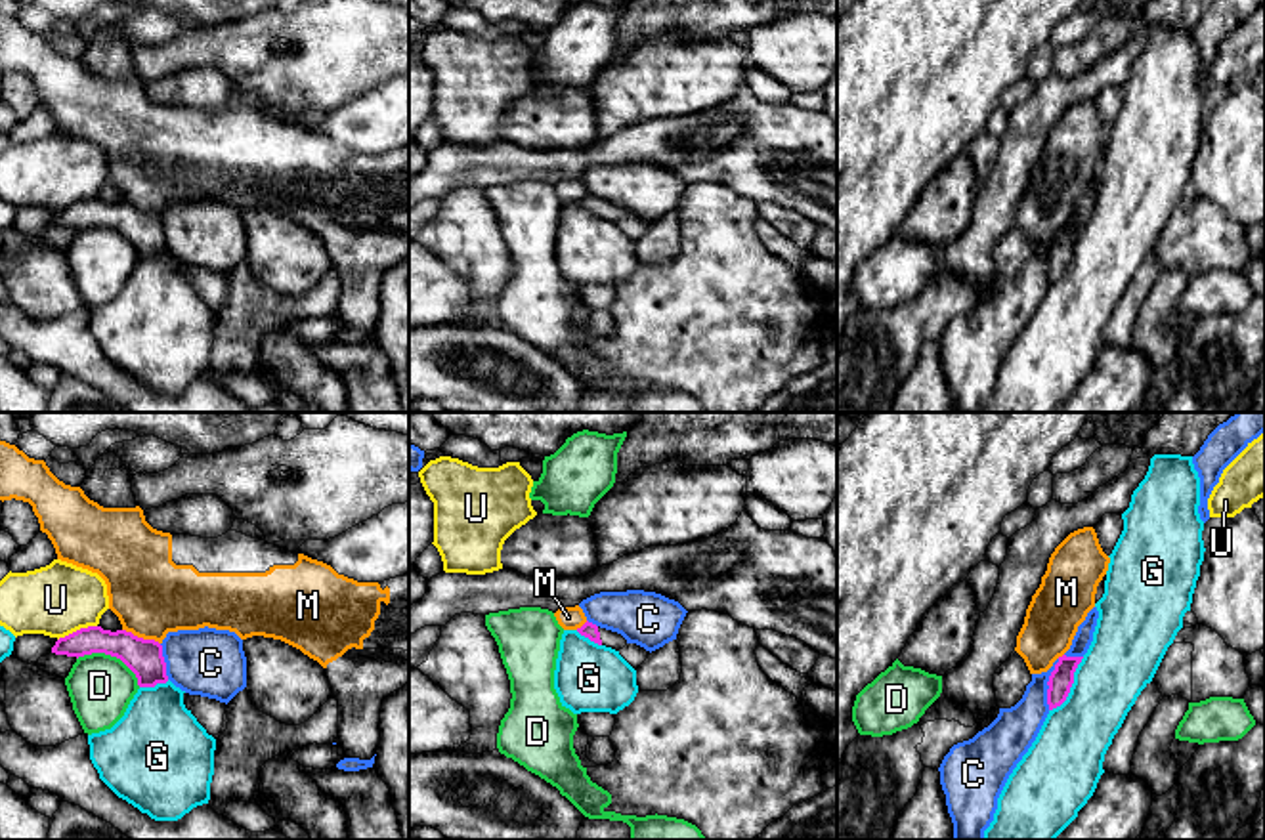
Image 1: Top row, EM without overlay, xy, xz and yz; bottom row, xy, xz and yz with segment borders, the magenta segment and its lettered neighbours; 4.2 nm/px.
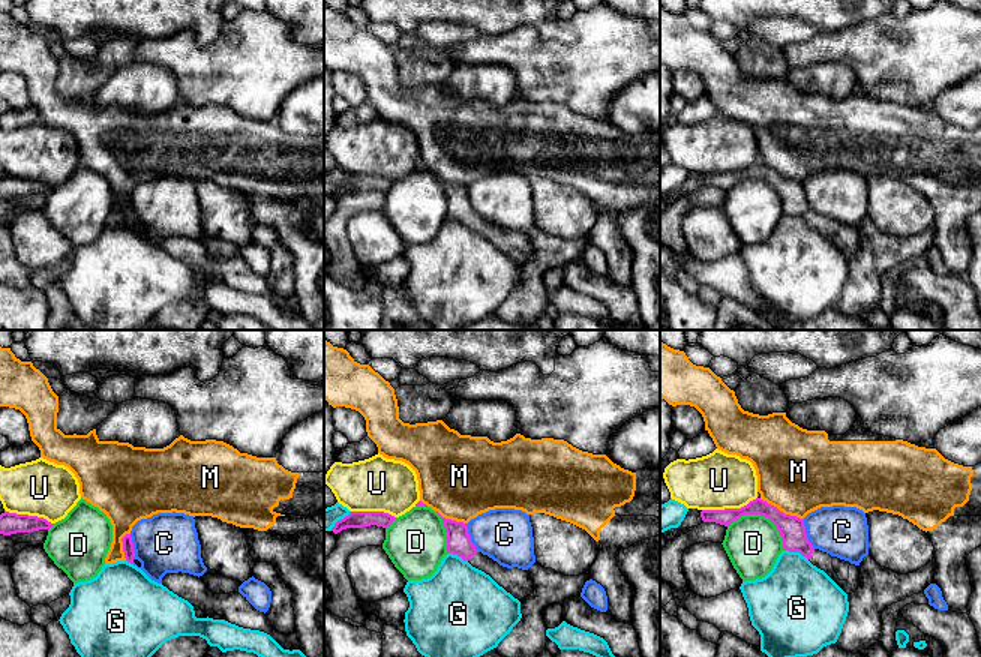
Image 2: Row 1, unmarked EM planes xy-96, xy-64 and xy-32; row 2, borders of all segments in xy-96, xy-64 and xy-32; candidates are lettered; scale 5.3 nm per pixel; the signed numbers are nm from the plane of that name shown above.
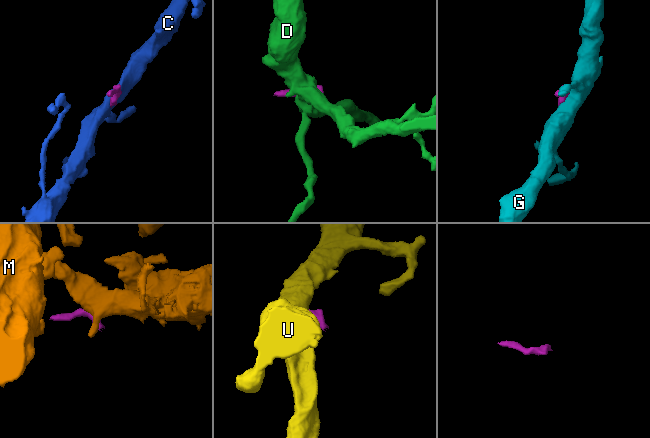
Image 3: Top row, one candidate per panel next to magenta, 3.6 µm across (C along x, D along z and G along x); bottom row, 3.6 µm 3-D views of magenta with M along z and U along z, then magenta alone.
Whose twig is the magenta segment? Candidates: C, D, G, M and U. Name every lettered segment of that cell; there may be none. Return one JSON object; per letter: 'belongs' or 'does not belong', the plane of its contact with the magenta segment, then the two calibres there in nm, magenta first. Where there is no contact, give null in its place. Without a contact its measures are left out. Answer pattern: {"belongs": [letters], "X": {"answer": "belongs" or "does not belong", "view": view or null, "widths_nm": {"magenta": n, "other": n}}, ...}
{"belongs": [], "C": {"answer": "does not belong", "view": "yz", "widths_nm": {"magenta": 100, "other": 190}}, "D": {"answer": "does not belong", "view": "xy", "widths_nm": {"magenta": 160, "other": 280}}, "G": {"answer": "does not belong", "view": "yz", "widths_nm": {"magenta": 100, "other": 300}}, "M": {"answer": "does not belong", "view": "xy", "widths_nm": {"magenta": 160, "other": 340}}, "U": {"answer": "does not belong", "view": "xy", "widths_nm": {"magenta": 120, "other": 300}}}

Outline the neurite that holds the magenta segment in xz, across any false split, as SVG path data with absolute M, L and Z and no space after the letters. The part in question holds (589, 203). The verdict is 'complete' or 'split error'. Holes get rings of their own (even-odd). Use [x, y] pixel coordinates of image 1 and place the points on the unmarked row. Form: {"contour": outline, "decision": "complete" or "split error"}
{"contour": "M585 195L577 204L598 218L615 221L634 242L648 231L650 223L629 216L621 206Z", "decision": "split error"}

